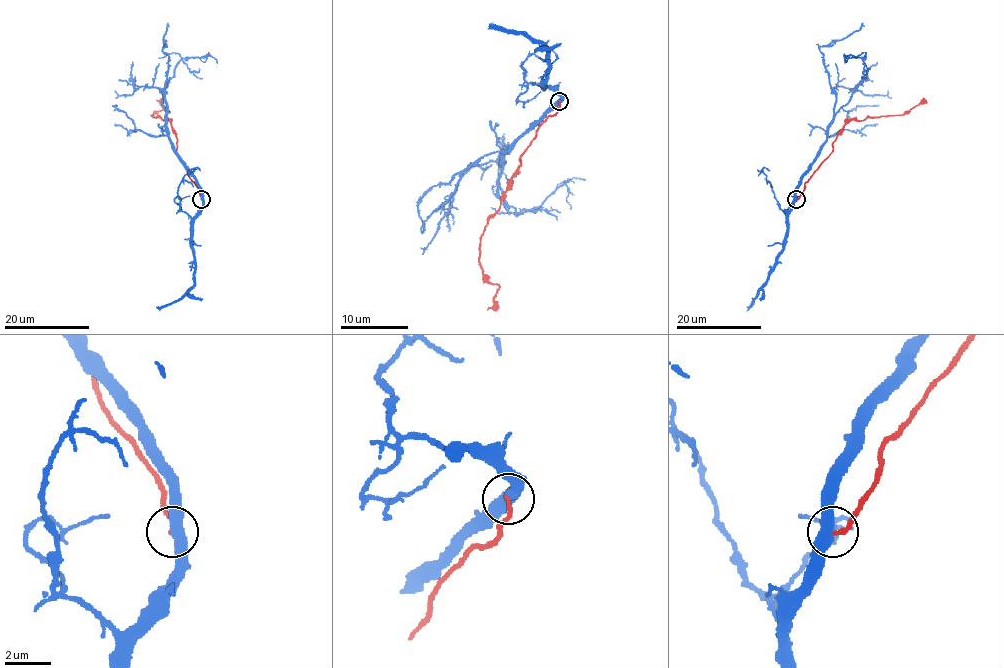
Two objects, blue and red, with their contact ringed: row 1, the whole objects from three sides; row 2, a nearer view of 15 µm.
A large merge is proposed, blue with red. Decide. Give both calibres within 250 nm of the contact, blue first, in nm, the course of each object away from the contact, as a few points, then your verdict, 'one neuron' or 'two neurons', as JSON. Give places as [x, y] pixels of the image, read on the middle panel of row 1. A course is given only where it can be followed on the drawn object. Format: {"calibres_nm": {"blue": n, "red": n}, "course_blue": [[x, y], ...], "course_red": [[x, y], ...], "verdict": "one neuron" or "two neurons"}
{"calibres_nm": {"blue": 460, "red": 180}, "course_blue": [[559, 101], [508, 150], [501, 165], [500, 158], [506, 145], [498, 140], [501, 142], [498, 184], [508, 211]], "course_red": [[559, 101], [557, 111], [540, 125], [520, 157], [481, 236], [483, 275], [498, 286], [488, 309]], "verdict": "two neurons"}

